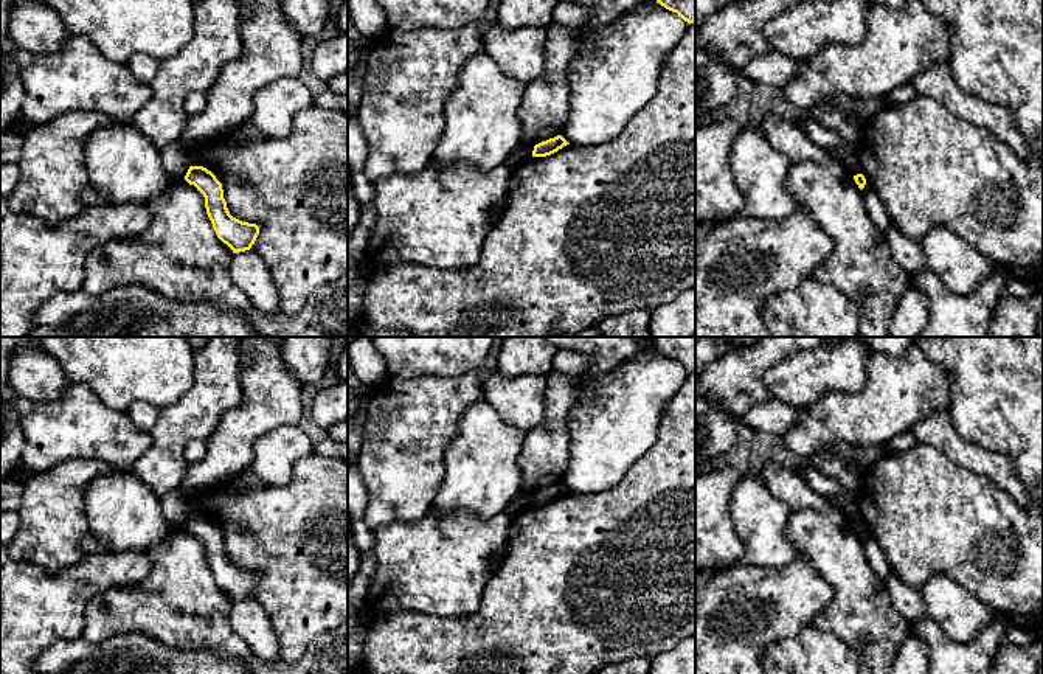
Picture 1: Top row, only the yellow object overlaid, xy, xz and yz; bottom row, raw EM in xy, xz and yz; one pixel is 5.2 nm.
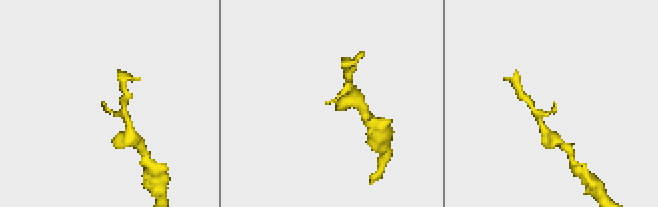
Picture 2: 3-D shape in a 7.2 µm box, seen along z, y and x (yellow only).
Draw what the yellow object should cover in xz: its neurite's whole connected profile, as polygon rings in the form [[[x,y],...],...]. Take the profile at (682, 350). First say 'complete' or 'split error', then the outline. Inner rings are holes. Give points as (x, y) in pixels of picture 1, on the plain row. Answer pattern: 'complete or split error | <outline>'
complete | [[[652,337],[657,351],[677,360],[684,370],[695,370],[695,337]]]

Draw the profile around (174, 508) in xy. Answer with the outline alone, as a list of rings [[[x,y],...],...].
[[[172,492],[161,497],[161,511],[171,530],[185,525],[189,517],[186,500],[180,492]]]

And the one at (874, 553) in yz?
[[[868,530],[865,536],[861,537],[861,545],[863,545],[865,556],[868,559],[869,567],[877,573],[880,579],[885,581],[885,578],[891,572],[888,558],[883,548],[875,540],[875,537]]]

